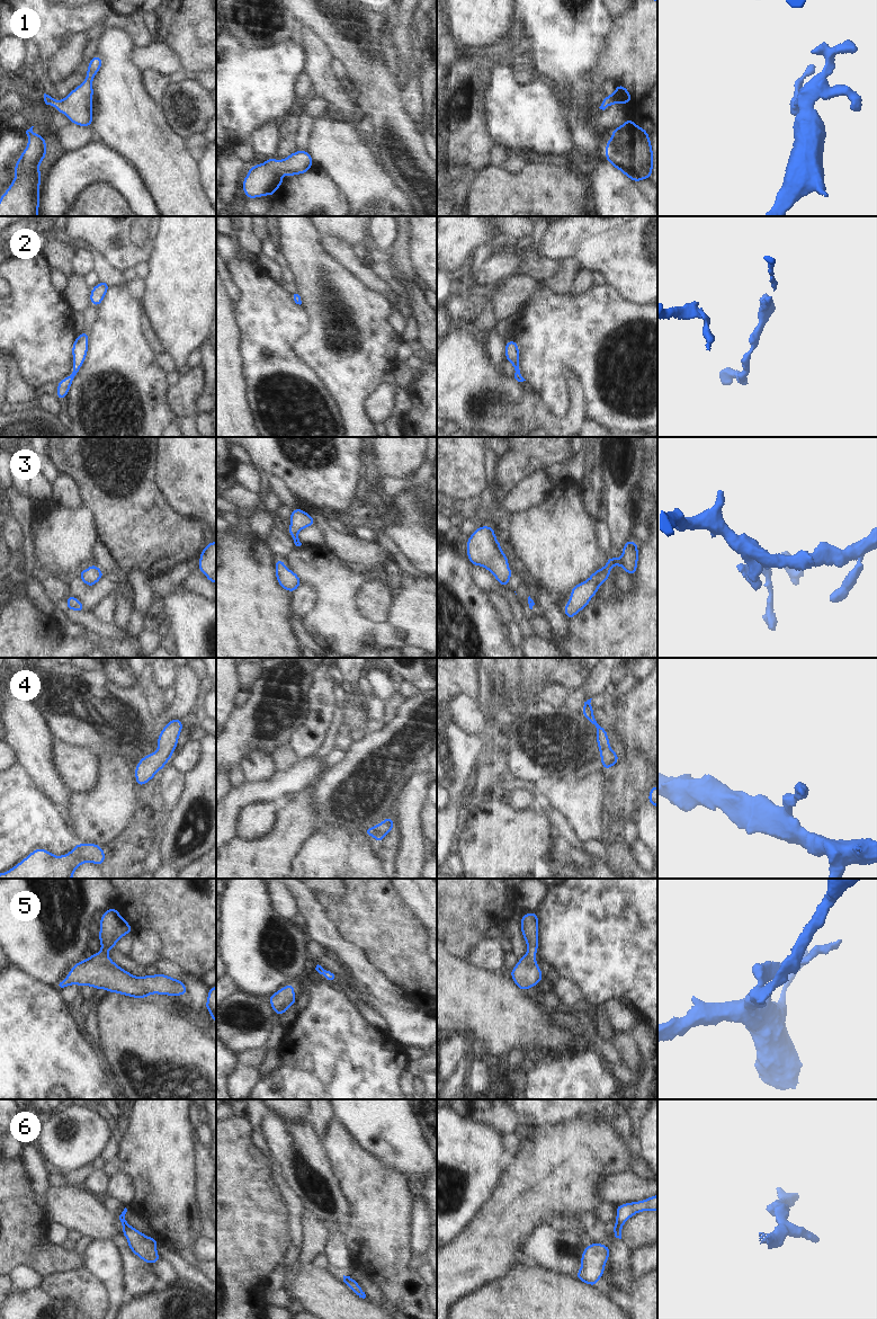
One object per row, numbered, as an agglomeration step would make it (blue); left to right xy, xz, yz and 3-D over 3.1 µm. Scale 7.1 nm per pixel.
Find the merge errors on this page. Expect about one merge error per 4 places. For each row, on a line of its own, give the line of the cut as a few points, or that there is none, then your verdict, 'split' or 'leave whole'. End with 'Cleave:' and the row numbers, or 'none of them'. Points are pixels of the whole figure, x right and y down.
1: no cut | leave whole
2: no cut | leave whole
3: no cut | leave whole
4: no cut | leave whole
5: no cut | leave whole
6: no cut | leave whole
Cleave: none of them

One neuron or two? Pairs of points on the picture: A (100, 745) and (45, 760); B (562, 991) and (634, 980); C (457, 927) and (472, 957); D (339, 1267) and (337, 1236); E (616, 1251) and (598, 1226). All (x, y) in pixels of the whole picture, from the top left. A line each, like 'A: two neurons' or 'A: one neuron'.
A: two neurons
B: two neurons
C: two neurons
D: one neuron
E: one neuron

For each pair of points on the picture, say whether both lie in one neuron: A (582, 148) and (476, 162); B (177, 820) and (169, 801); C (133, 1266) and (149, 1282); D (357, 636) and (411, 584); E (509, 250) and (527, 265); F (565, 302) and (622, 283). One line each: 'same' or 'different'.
A: different
B: different
C: same
D: same
E: same
F: different

